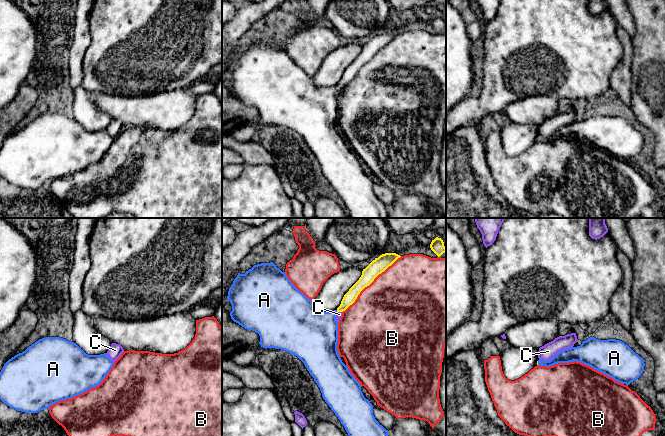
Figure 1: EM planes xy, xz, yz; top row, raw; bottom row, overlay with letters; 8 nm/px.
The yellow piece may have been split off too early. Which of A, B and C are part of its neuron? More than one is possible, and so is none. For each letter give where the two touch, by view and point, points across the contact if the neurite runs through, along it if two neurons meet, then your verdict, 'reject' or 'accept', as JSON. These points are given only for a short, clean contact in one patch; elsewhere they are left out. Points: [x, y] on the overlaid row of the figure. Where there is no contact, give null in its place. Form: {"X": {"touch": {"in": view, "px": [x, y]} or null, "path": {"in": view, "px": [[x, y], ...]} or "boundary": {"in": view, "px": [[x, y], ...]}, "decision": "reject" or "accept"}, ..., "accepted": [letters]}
{"A": {"touch": {"in": "yz", "px": [537, 363]}, "path": {"in": "yz", "px": [[537, 361], [537, 363], [550, 363], [567, 355]]}, "decision": "accept"}, "B": {"touch": {"in": "xz", "px": [370, 283]}, "decision": "reject"}, "C": {"touch": {"in": "xz", "px": [340, 311]}, "boundary": {"in": "xz", "px": [[338, 311], [341, 312]]}, "decision": "reject"}, "accepted": ["A"]}

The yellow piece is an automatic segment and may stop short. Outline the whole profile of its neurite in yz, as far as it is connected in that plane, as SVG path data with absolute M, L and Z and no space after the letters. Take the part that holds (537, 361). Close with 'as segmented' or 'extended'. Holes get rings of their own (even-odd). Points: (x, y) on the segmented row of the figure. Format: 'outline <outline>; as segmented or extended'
outline M594 337L580 346L560 351L551 360L539 359L537 365L550 367L558 363L581 362L604 373L615 381L629 385L644 371L644 359L620 340L599 340Z; extended

